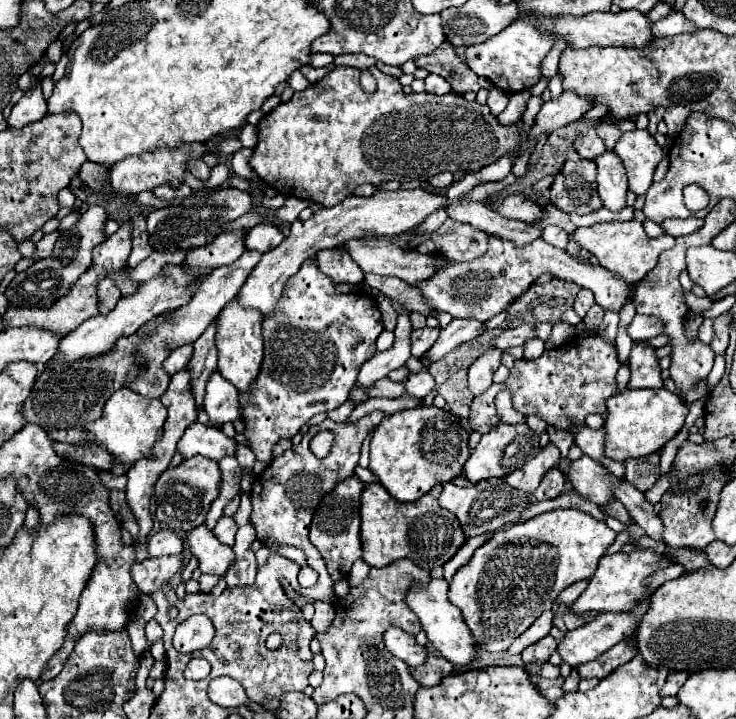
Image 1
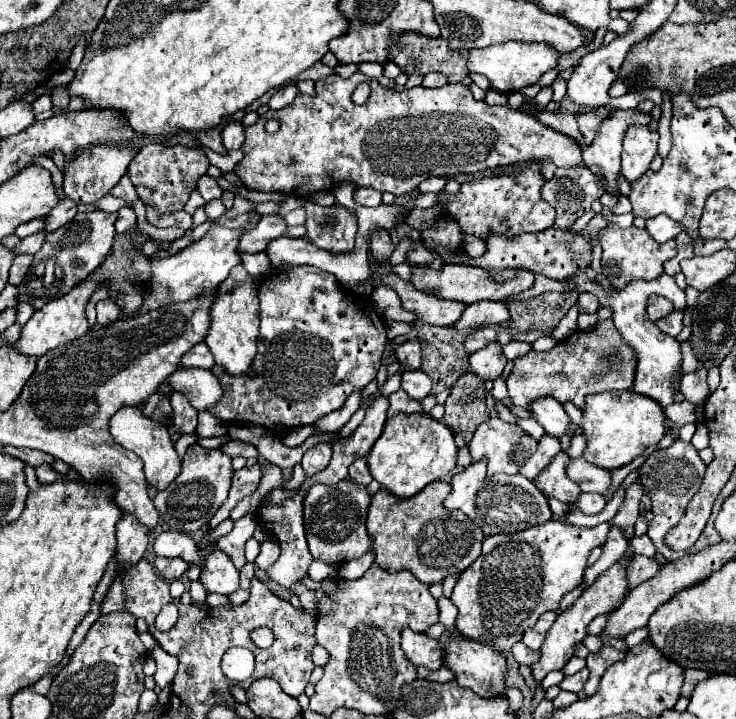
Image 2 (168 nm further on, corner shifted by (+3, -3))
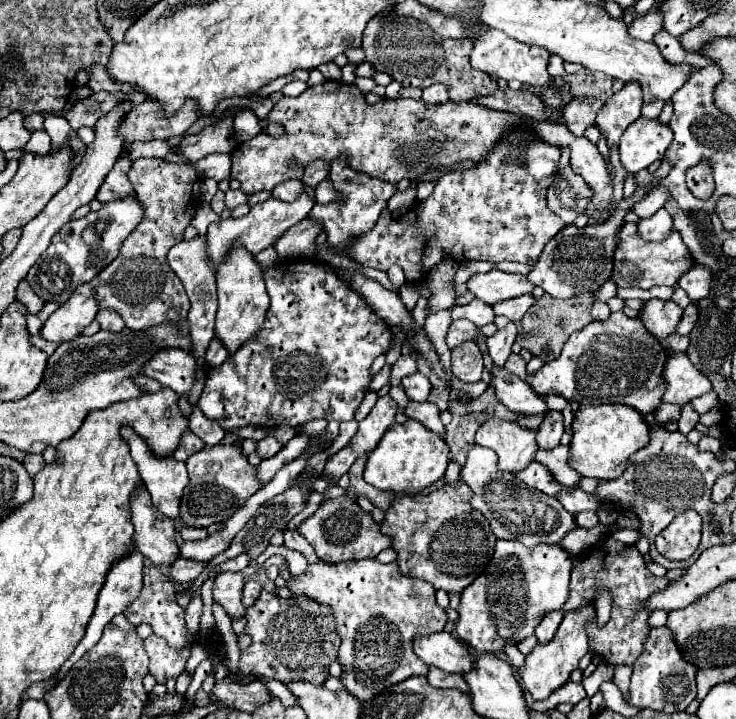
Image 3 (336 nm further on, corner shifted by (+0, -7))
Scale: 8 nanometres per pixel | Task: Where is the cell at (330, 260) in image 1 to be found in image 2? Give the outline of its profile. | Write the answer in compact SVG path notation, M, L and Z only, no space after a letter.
M306 201L306 237L316 243L320 249L334 251L340 255L344 251L352 251L356 237L356 215L342 207L322 207L318 203Z

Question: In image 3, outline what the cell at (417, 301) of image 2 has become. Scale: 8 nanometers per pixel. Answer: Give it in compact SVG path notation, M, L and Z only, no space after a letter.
M473 299L469 305L453 307L453 309L451 309L451 317L453 317L453 319L469 319L469 321L473 321L477 327L483 327L483 325L487 325L487 323L493 323L495 313L493 313L493 307L487 307L487 303L483 303L483 301L479 301L479 299Z

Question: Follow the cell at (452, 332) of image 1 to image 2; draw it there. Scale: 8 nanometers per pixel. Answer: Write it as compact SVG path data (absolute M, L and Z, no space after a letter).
M478 301L472 305L466 305L464 315L452 325L456 331L478 331L480 327L494 327L502 325L510 319L508 307L500 301Z

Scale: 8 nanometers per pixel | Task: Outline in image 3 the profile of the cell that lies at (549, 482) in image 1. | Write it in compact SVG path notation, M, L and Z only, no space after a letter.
M583 511L583 513L577 513L575 515L579 527L585 527L585 529L591 529L595 525L599 525L599 517L595 511Z

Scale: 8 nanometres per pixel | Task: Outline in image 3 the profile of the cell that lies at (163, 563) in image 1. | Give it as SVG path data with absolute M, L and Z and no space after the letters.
M177 559L171 567L169 567L169 573L171 573L171 579L179 581L179 583L189 583L189 581L195 581L203 569L207 567L207 563L195 563L193 559Z

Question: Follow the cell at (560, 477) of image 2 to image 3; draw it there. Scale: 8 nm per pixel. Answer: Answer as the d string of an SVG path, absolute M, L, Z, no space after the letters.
M535 461L529 463L523 471L517 471L515 477L517 477L519 481L523 481L527 487L533 487L533 489L545 493L545 495L551 495L551 497L555 497L555 495L563 489L563 485L559 485L559 483L551 477L551 473L549 473L543 465L539 465L539 463L535 463Z

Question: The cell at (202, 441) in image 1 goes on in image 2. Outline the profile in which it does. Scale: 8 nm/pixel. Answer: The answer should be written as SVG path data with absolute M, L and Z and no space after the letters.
M226 441L224 445L220 445L218 447L220 451L224 451L224 455L228 455L228 457L246 457L246 459L250 459L250 457L256 457L258 455L258 451L252 447L252 445L248 445L248 443L242 443L242 441Z

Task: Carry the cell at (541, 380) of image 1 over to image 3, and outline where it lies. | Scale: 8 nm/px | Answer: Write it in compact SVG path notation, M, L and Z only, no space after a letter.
M623 311L611 313L607 321L593 321L573 333L563 347L559 359L543 365L533 377L525 371L525 361L511 355L505 369L527 381L535 393L557 393L567 401L579 403L623 403L637 409L641 415L655 413L663 397L663 363L667 349L651 337L641 319L631 319Z

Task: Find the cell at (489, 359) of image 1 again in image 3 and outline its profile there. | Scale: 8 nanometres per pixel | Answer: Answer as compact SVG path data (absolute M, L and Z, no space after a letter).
M509 323L503 329L497 329L495 335L487 337L487 347L489 347L489 355L493 359L493 363L497 367L503 367L507 357L511 355L511 345L515 343L517 337L517 327L515 323Z

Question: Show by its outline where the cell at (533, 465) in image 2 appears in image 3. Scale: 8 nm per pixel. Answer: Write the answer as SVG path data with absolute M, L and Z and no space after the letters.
M549 411L537 431L537 445L539 447L557 447L563 433L565 433L565 427L563 427L561 411Z

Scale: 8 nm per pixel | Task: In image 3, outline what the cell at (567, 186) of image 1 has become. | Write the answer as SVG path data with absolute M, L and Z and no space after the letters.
M567 165L565 169L559 169L555 173L553 183L547 189L547 203L553 213L557 213L567 225L571 225L577 215L585 213L591 195L593 191Z

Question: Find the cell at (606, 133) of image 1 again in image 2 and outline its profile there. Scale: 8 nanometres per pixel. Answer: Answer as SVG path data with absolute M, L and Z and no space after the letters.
M598 107L598 109L590 111L590 113L576 115L586 145L590 145L590 143L596 139L598 129L600 129L600 123L604 123L604 119L608 119L608 117L610 117L610 111L608 111L606 107Z

